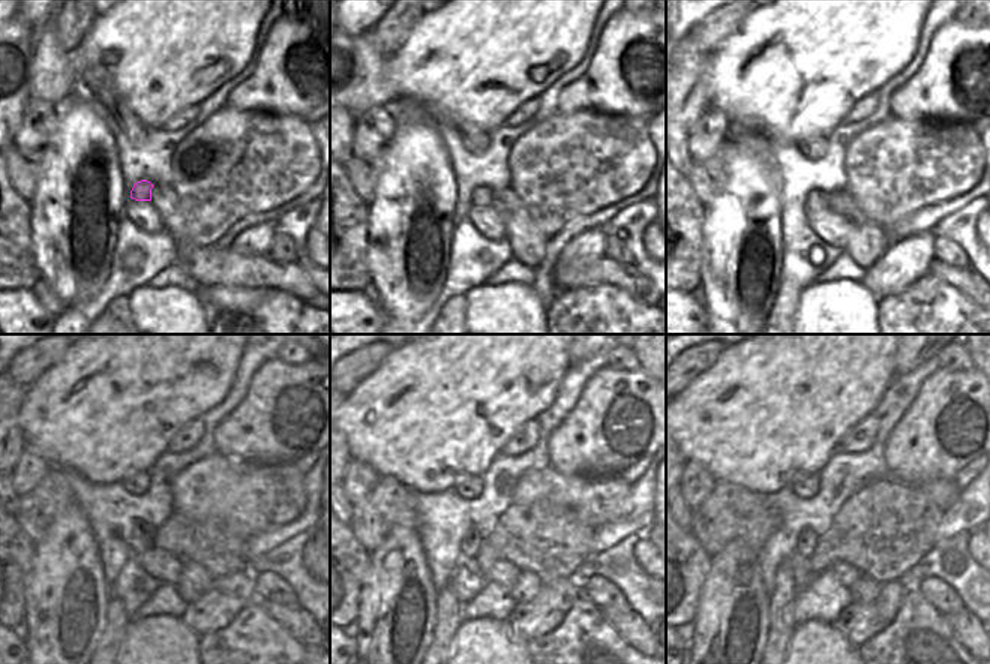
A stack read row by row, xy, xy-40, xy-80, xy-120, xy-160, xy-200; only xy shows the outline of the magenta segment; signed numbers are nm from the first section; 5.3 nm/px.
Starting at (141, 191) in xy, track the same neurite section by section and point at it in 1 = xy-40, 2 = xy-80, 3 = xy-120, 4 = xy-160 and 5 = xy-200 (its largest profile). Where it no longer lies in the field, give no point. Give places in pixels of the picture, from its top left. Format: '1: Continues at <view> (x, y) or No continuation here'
1: Continues at xy-40 (480, 197)
2: Continues at xy-80 (816, 201)
3: Continues at xy-120 (141, 535)
4: Continues at xy-160 (471, 540)
5: Continues at xy-200 (807, 540)

